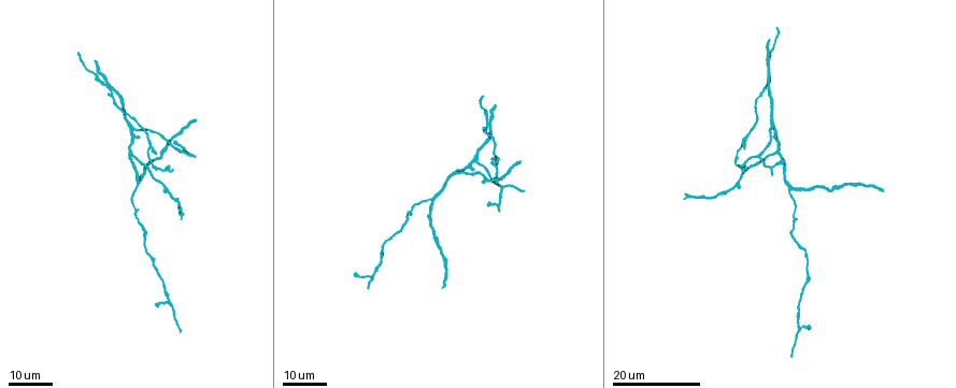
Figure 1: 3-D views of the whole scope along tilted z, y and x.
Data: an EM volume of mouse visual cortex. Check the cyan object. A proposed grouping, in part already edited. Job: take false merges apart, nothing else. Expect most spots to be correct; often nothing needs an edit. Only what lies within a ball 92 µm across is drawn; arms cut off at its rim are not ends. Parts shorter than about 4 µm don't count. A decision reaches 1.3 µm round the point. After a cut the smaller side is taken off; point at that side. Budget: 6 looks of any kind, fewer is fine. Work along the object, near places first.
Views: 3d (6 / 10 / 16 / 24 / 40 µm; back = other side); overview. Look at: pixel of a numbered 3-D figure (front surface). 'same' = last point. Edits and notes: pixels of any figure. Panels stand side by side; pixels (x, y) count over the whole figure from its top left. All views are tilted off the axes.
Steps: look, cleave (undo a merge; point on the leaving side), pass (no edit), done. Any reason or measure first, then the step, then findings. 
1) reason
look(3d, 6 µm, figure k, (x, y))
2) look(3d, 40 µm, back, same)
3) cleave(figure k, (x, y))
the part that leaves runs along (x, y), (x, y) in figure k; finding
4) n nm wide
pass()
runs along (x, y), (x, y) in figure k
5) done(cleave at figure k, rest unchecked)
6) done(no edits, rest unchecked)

two arms in line, one across
look(3d, 24 µm, figure 1, (107, 89))

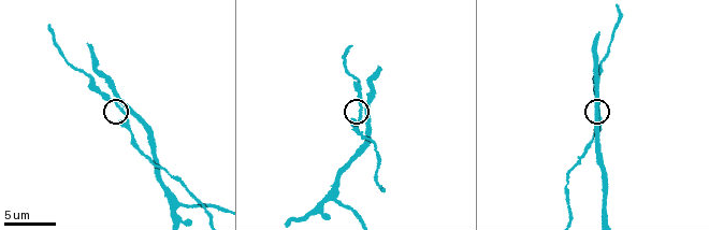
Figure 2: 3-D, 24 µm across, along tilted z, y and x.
zoom in
look(3d, 6 µm, figure 2, (123, 109))

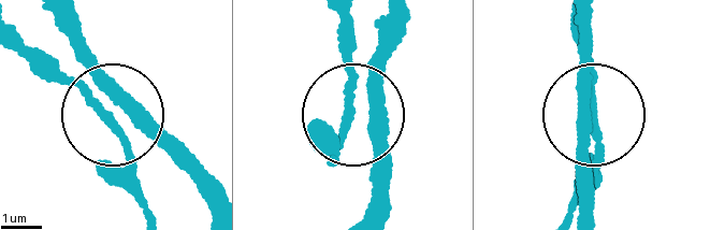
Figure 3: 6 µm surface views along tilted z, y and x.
side arm 12 µm
pass()
runs along (214, 187), (139, 116), (12, 48) in figure 3; all the same neuron

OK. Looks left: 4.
look(3d, 16 µm, figure 2, (180, 204))

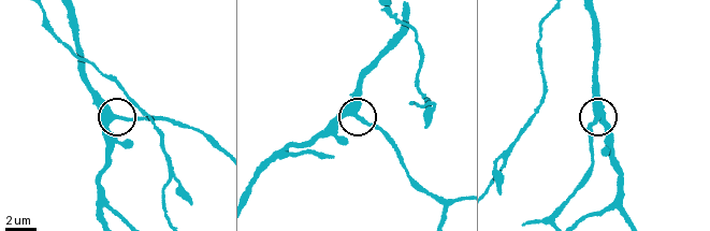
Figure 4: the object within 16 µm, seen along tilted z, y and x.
pass()
runs along (629, 217), (623, 206), (610, 128), (597, 116), (588, 130) in figure 4; one neuron here

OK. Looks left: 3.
branch point
look(3d, 24 µm, figure 1, (501, 187))

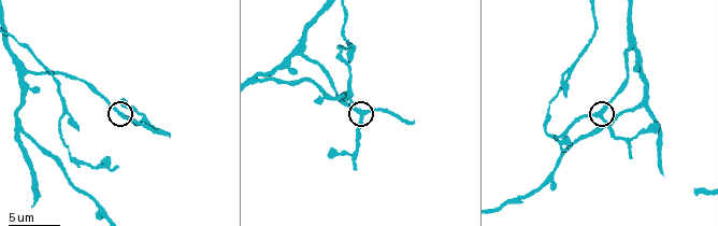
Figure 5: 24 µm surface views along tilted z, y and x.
look(3d, 10 µm, figure 5, (601, 119))

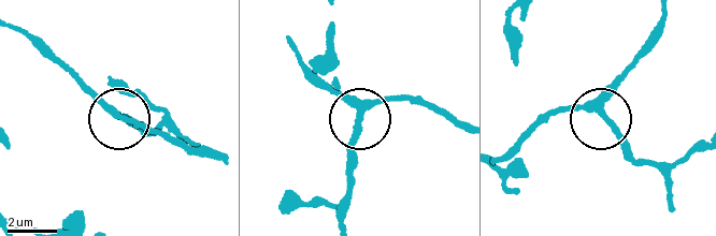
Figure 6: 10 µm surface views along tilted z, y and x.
pass()
runs along (661, 21), (604, 111), (554, 109) in figure 6; all the same neuron

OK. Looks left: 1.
done(no edits, rest unchecked)

